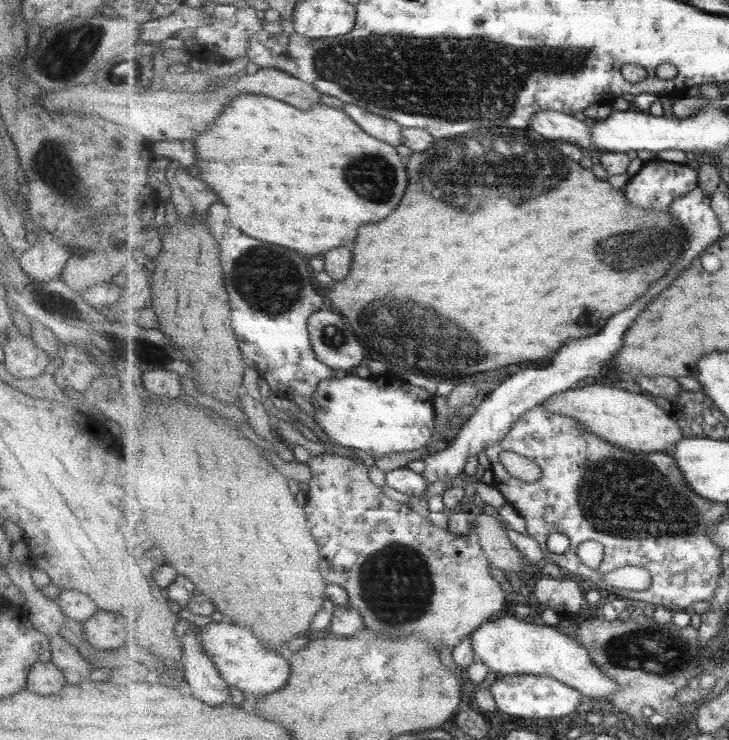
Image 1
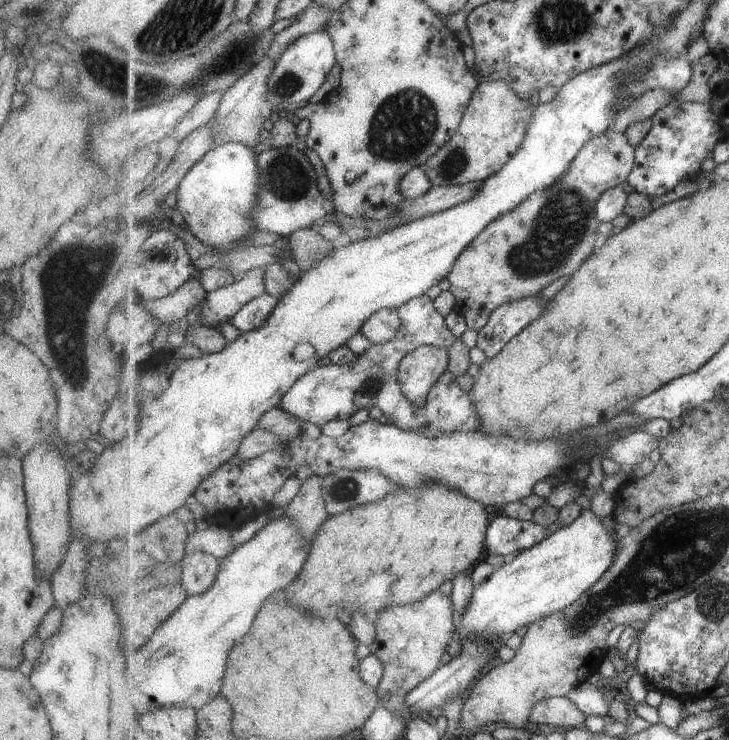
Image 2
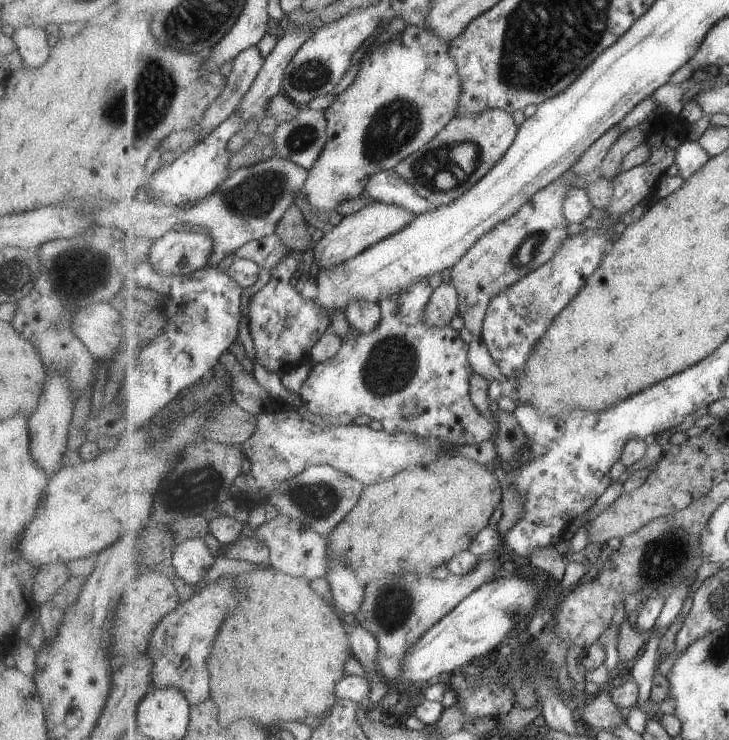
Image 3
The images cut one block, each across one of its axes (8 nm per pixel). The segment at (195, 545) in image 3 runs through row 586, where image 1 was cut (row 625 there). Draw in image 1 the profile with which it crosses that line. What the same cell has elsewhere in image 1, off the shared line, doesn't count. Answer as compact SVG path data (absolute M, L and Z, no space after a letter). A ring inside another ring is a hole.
M191 627L190 632L182 637L184 671L191 693L212 706L230 704L230 684L220 675L210 655L204 652L198 639L201 627Z

